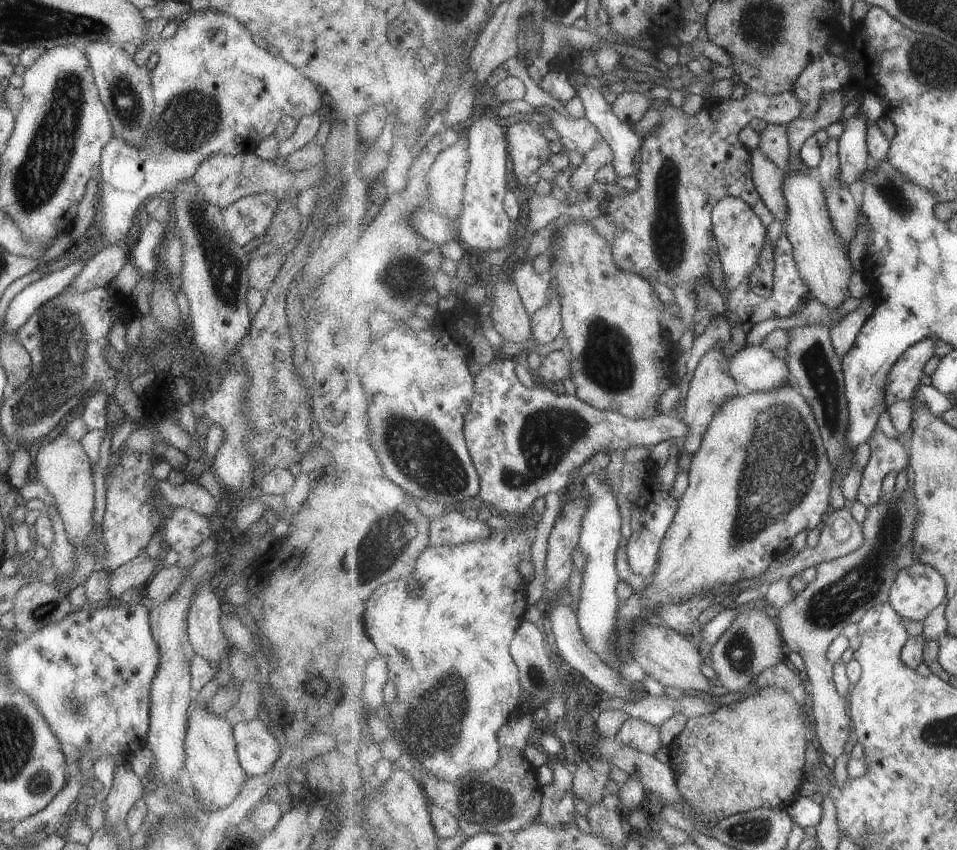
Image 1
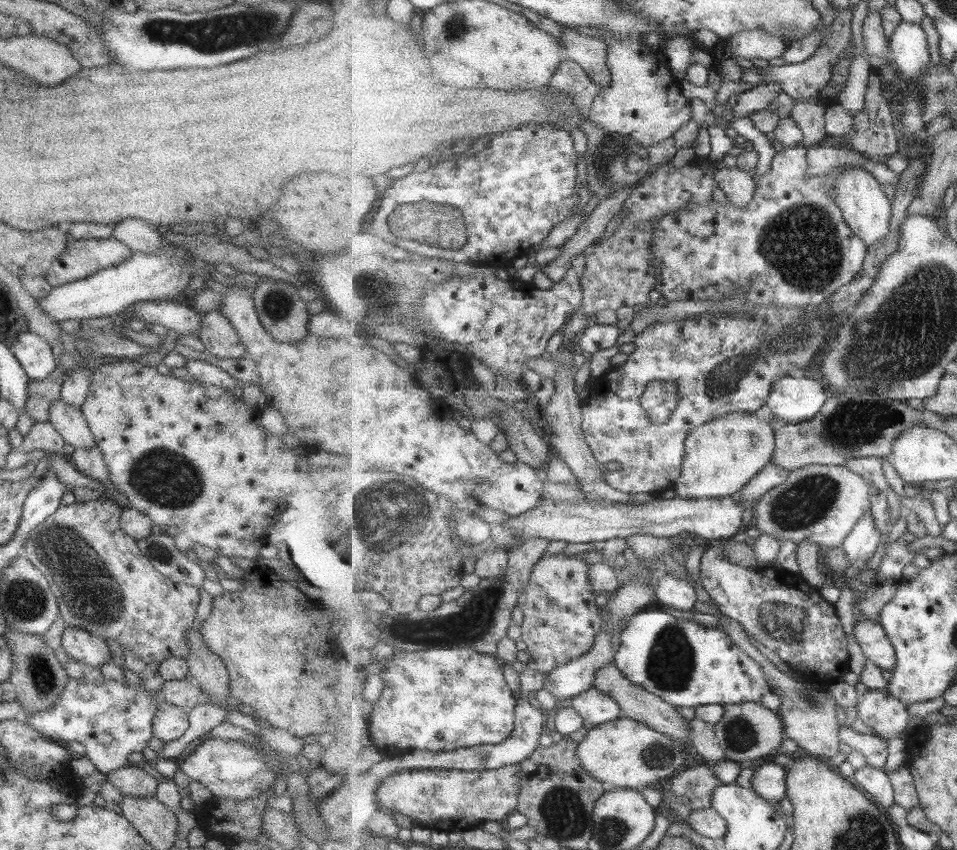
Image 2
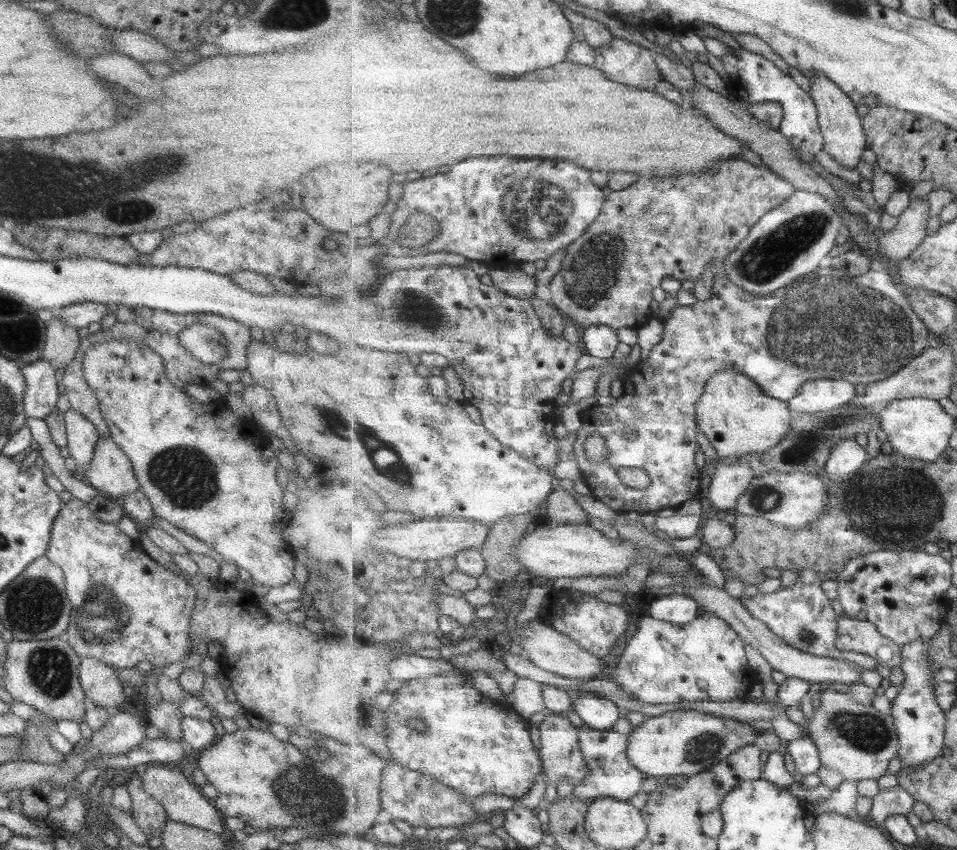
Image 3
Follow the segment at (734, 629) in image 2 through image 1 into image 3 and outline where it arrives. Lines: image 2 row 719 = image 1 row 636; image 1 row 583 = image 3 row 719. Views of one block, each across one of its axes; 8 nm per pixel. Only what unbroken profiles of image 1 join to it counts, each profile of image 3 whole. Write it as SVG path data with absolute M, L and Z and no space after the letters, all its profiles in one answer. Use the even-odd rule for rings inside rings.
M839 687L825 690L820 695L819 705L815 707L815 717L809 720L809 736L819 749L824 766L839 771L849 781L879 780L883 774L887 774L891 760L900 756L901 743L894 717L879 712L873 705L859 704Z

